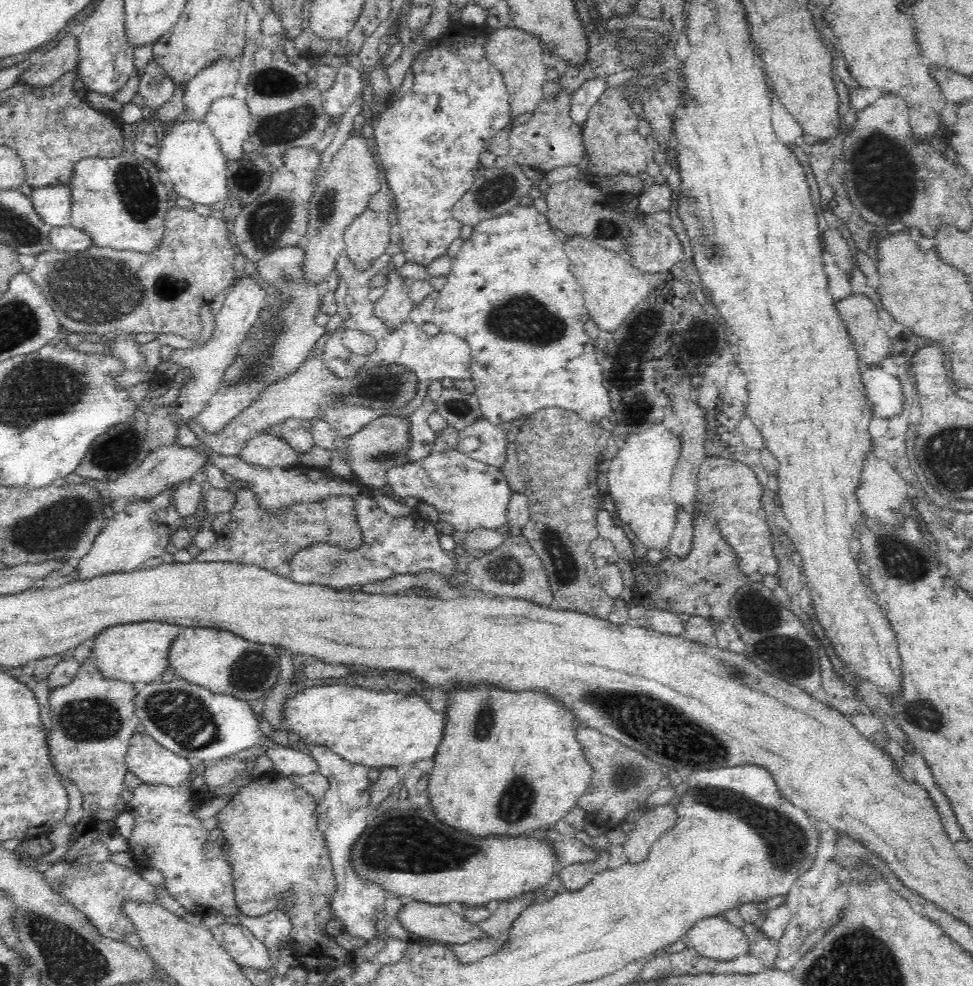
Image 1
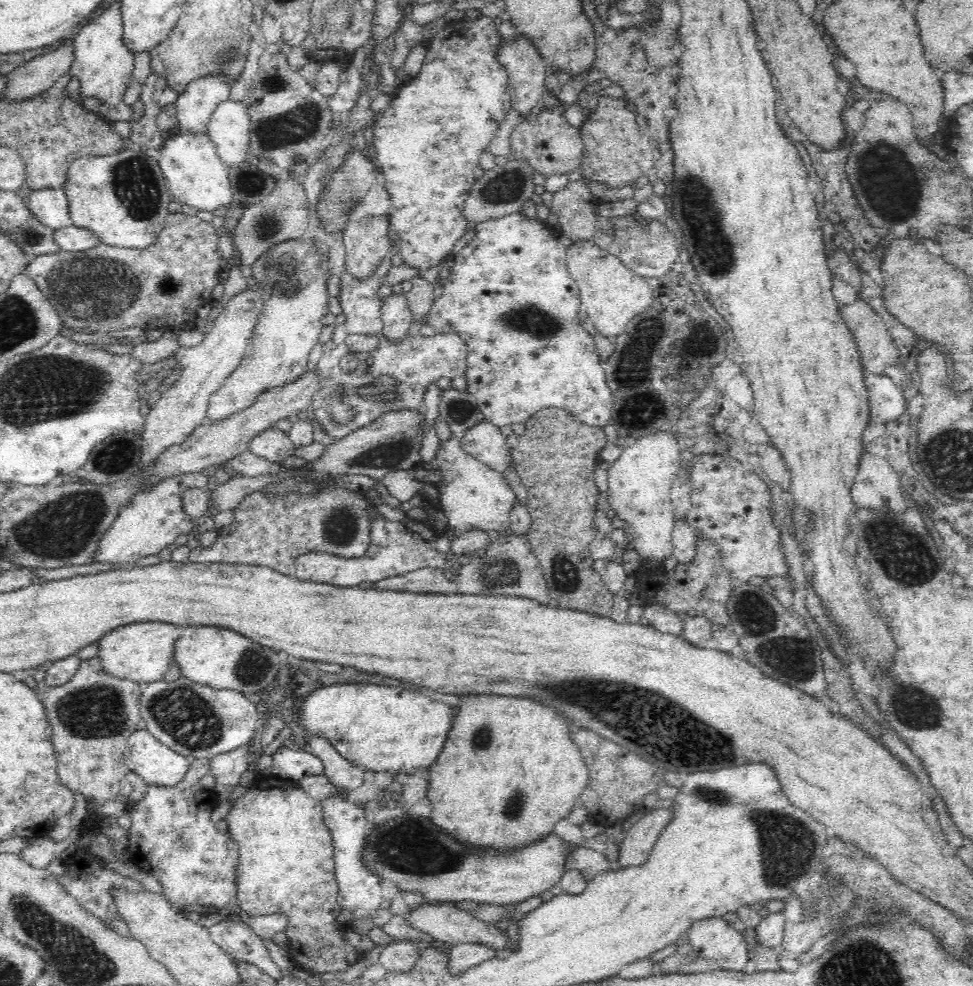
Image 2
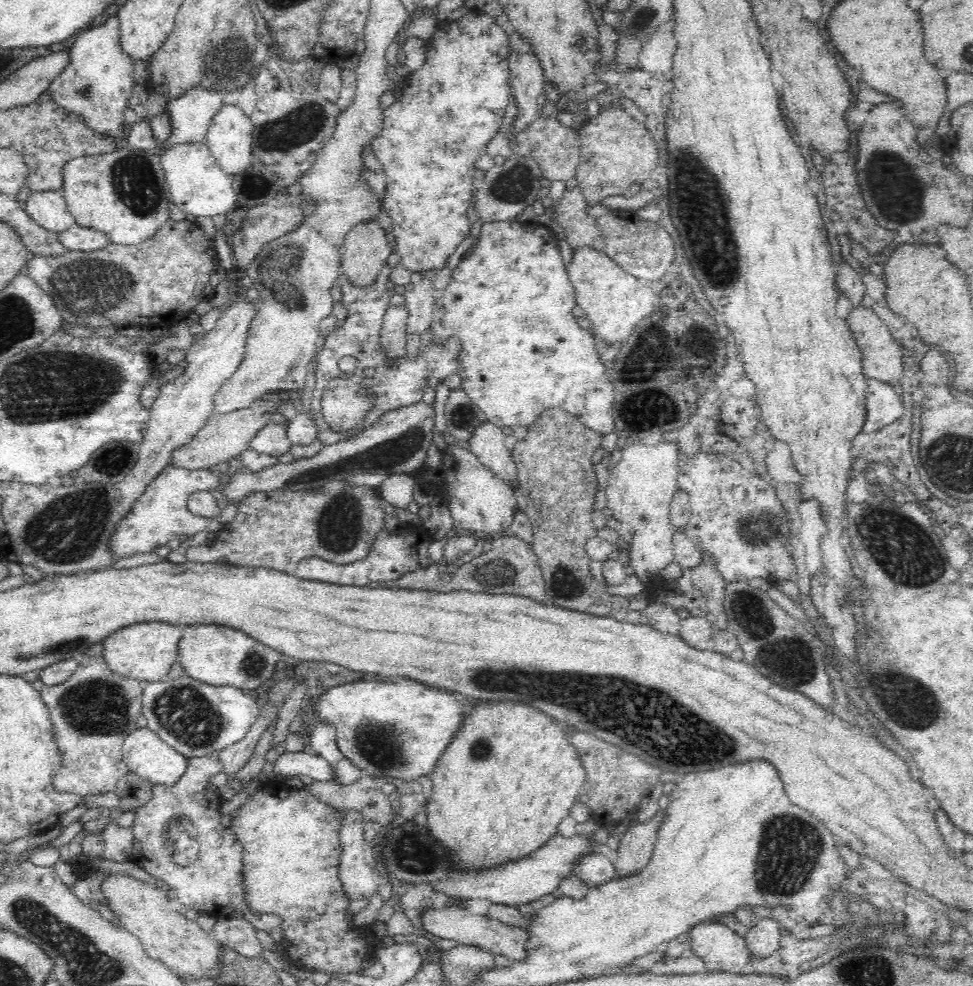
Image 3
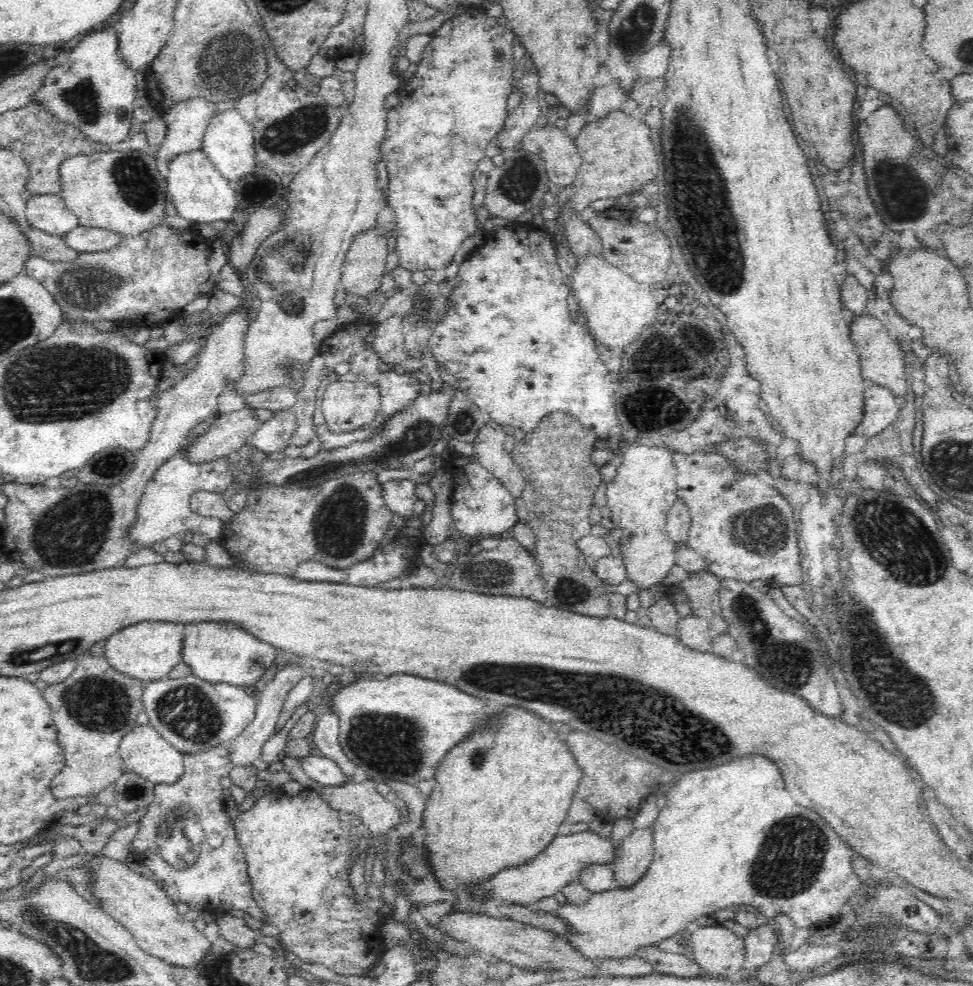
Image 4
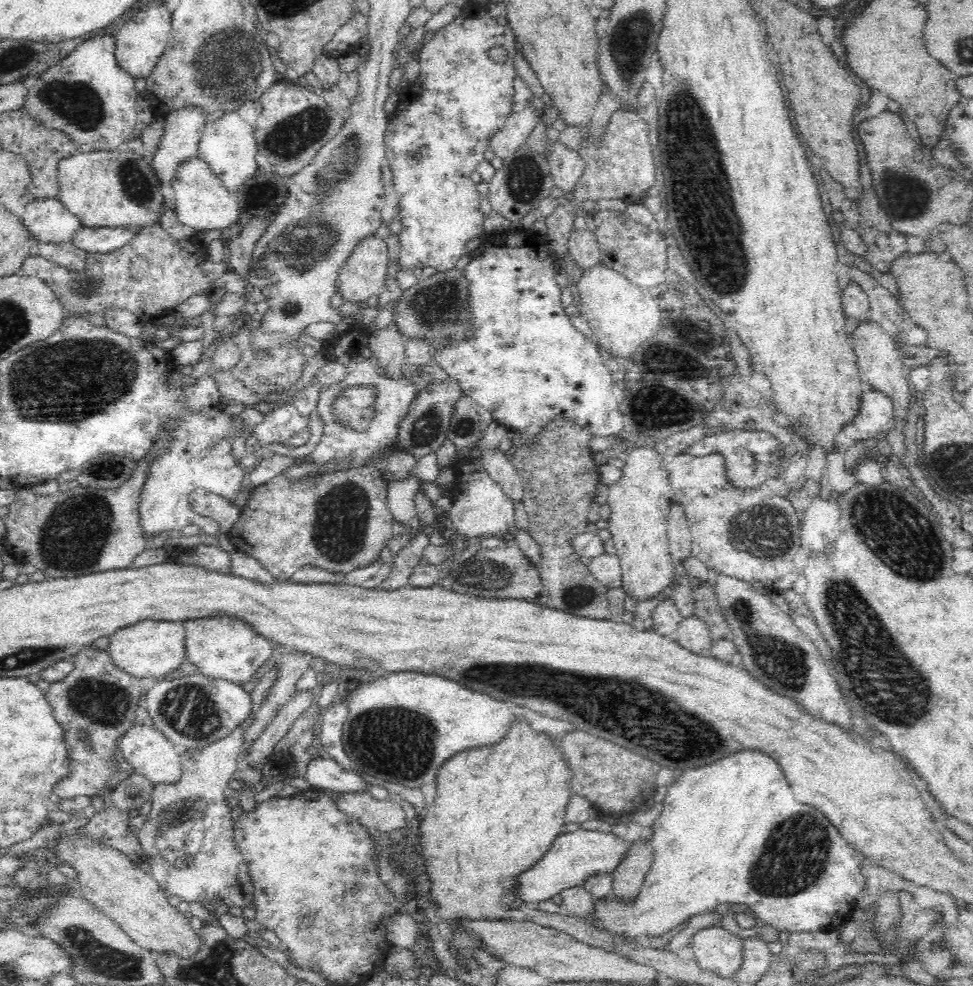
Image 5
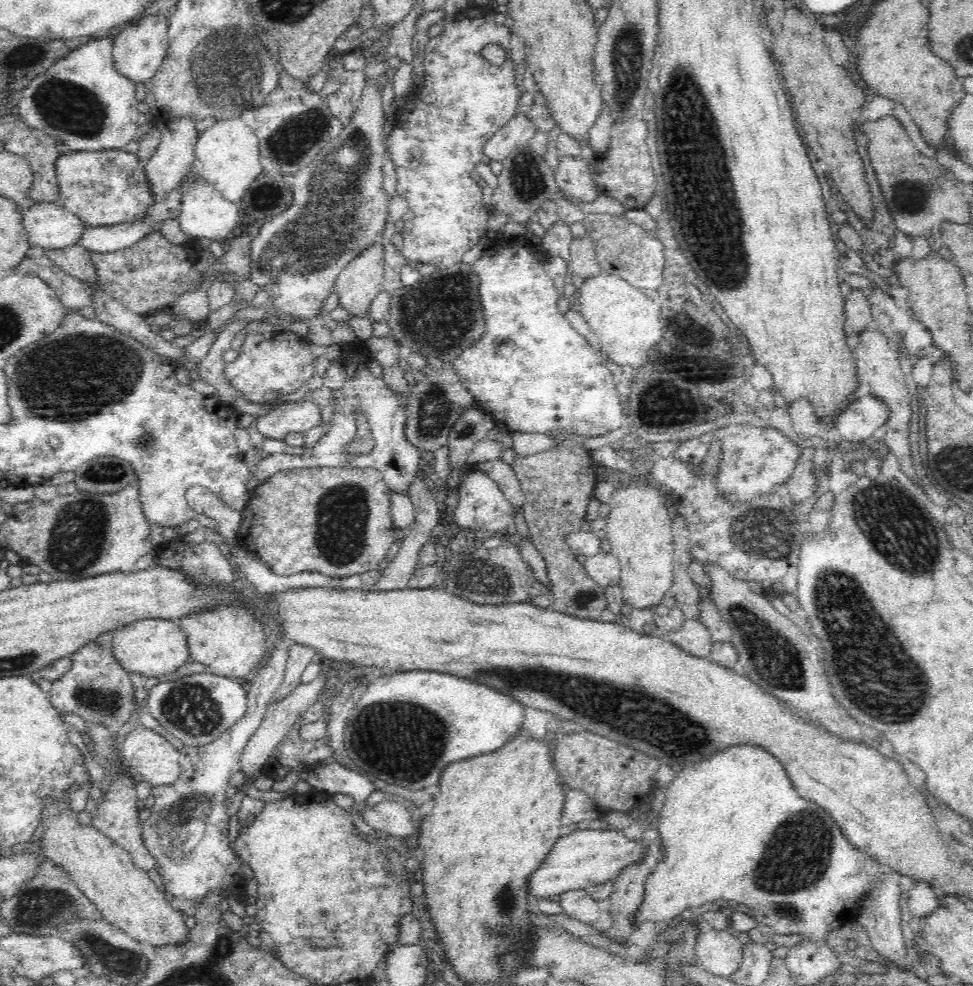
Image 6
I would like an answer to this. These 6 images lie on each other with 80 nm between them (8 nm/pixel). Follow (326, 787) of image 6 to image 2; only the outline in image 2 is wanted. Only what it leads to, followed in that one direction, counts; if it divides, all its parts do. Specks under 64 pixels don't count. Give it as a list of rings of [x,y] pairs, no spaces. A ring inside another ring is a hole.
[[[288,745],[279,748],[272,756],[273,773],[286,782],[296,783],[305,777],[324,775],[324,762],[312,753],[296,751]]]

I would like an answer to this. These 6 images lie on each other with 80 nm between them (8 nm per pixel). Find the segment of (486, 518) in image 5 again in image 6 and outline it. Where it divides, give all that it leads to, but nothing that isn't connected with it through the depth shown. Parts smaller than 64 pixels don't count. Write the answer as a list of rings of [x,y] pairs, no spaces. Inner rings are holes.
[[[472,467],[470,472],[458,485],[459,499],[454,511],[454,522],[462,530],[467,530],[472,534],[477,530],[484,530],[485,534],[498,534],[506,530],[507,526],[513,522],[514,509],[511,504],[503,498],[499,486],[484,471],[478,467]]]

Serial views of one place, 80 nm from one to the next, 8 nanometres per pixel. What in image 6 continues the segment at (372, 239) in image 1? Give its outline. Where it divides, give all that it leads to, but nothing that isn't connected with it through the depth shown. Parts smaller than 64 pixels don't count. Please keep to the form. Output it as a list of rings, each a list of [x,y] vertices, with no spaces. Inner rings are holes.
[[[382,242],[372,244],[362,252],[362,256],[354,258],[336,279],[333,290],[338,293],[340,308],[346,310],[352,318],[367,318],[371,314],[374,298],[383,291],[384,249]]]

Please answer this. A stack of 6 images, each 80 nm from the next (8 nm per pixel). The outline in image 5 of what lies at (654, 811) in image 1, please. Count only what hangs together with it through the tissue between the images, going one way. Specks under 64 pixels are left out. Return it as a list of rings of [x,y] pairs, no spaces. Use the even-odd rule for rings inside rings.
[[[640,840],[631,846],[629,855],[611,875],[613,878],[611,896],[617,897],[622,904],[632,904],[638,898],[654,858],[650,842]]]

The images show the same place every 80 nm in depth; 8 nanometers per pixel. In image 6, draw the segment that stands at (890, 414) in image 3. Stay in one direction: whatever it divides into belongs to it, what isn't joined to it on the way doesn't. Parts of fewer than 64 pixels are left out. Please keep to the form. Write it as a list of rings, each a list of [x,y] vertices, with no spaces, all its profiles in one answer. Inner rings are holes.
[[[870,394],[838,413],[832,428],[840,440],[857,443],[872,437],[885,424],[888,413],[885,404]]]

